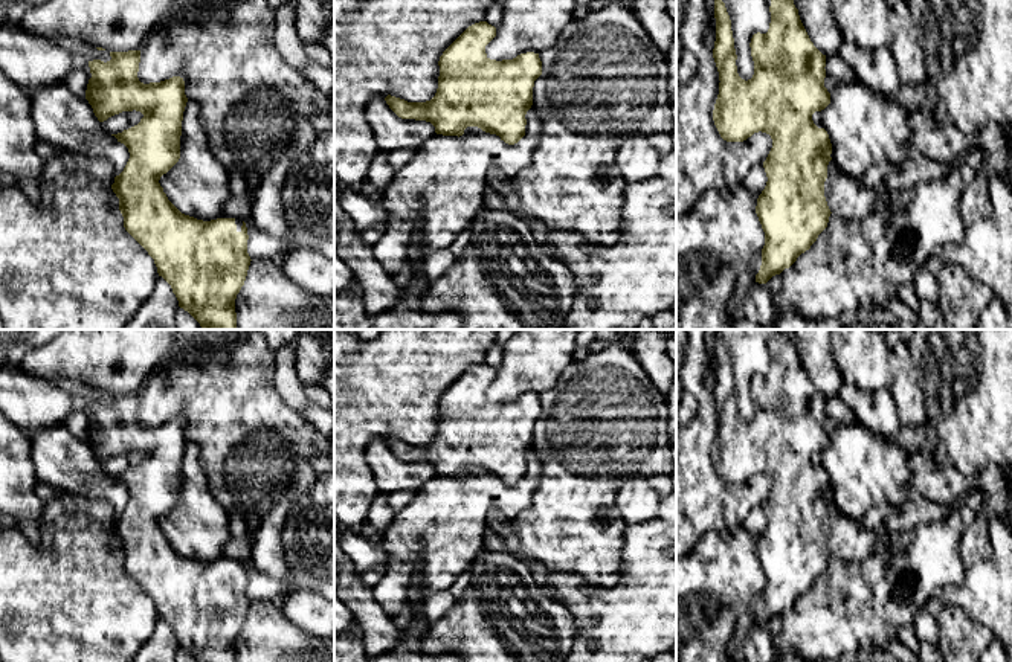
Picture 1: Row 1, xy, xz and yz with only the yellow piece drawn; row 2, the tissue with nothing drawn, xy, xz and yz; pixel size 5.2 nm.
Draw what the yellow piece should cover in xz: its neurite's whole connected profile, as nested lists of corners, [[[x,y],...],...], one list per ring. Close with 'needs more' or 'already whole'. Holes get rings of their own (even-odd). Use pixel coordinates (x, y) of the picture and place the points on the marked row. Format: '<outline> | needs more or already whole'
[[[487,21],[469,26],[440,56],[438,88],[430,101],[408,102],[388,95],[386,104],[401,119],[430,122],[437,134],[459,137],[467,127],[478,127],[508,145],[517,143],[525,136],[525,114],[533,105],[533,87],[542,75],[542,61],[534,52],[513,59],[490,59],[485,46],[495,37],[496,27]]] | already whole

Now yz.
[[[714,0],[716,41],[713,58],[719,72],[719,95],[713,121],[727,142],[743,142],[754,133],[766,133],[772,148],[763,162],[766,186],[757,198],[756,214],[765,232],[762,265],[756,282],[766,284],[789,268],[811,249],[827,227],[830,209],[824,197],[832,143],[824,128],[818,128],[812,114],[830,104],[824,87],[826,55],[811,41],[794,0],[771,0],[771,23],[766,34],[754,34],[749,43],[754,75],[745,81],[737,73],[731,20],[722,0]]] | already whole

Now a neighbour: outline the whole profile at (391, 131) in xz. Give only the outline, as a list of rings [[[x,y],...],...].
[[[372,99],[366,105],[365,117],[374,131],[379,148],[386,153],[395,149],[415,153],[435,134],[435,127],[430,122],[401,119],[385,99]]]

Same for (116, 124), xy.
[[[122,111],[119,114],[114,114],[108,117],[107,121],[101,122],[102,128],[108,134],[118,134],[124,130],[128,130],[140,122],[143,114],[140,111]]]

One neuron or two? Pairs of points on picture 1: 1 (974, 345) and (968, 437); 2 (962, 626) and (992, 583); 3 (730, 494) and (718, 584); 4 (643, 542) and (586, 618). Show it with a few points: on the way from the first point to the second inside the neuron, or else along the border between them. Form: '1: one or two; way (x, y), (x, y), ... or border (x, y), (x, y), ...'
1: one; way (974, 368), (974, 414)
2: two; border (936, 607), (954, 604), (976, 624)
3: two; border (741, 523), (730, 530), (709, 531), (693, 548)
4: one; way (644, 563), (644, 571), (608, 607)

